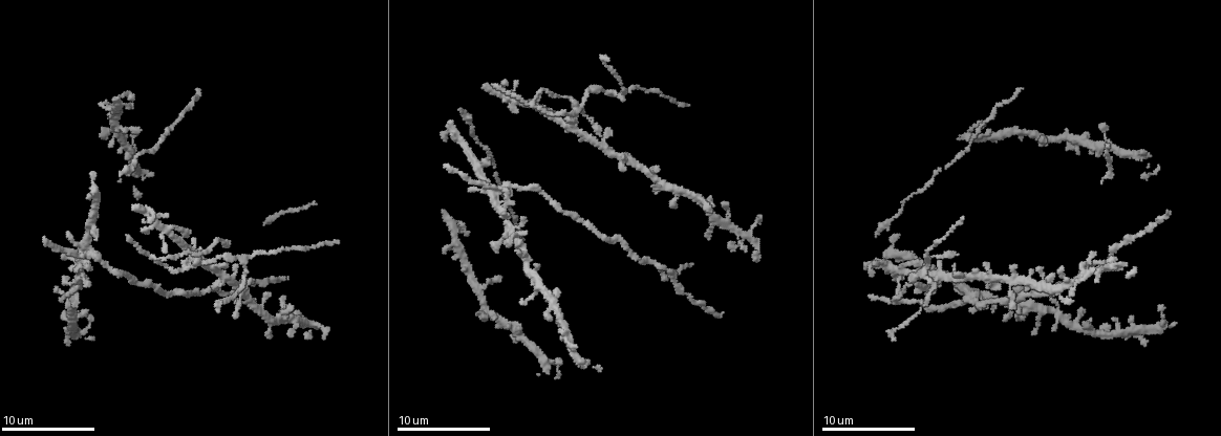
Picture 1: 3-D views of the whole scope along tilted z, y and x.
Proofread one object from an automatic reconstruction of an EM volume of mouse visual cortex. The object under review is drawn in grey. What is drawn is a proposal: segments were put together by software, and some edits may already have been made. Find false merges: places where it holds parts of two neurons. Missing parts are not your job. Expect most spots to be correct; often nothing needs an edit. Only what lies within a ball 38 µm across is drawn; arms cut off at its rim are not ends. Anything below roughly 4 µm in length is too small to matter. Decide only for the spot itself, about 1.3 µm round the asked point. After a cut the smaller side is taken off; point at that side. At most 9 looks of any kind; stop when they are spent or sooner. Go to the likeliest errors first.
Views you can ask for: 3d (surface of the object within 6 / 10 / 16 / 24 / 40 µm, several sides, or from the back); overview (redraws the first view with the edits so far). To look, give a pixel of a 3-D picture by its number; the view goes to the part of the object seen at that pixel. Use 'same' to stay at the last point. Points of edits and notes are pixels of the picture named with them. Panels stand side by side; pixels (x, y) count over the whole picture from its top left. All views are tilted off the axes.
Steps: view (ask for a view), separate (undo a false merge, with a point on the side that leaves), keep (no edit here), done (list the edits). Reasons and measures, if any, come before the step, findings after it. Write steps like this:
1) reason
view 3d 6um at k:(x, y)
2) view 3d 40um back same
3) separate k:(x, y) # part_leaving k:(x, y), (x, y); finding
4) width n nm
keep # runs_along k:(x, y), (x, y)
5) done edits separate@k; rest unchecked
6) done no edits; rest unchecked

four-way junction
view 3d 6um at 1:(940, 278)

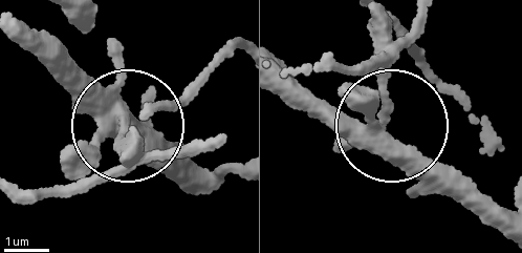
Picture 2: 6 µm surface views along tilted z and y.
arms 4
keep # one neuron here

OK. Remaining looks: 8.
a fork
view 3d 16um at 1:(612, 93)

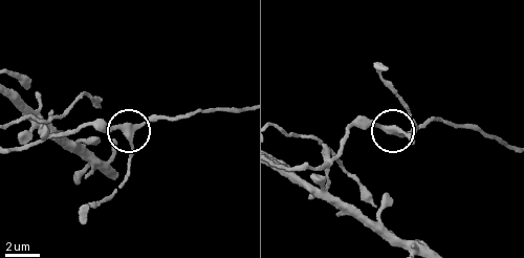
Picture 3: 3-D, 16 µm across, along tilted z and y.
arms 3
keep # one neuron here

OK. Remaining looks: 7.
three-way junction
view 3d 10um at 1:(534, 104)

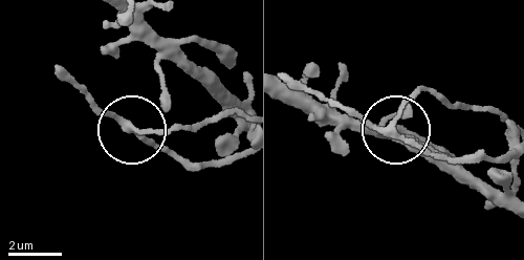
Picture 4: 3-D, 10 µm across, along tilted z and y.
keep # runs_along 4:(284, 91), (506, 191), (496, 160), (429, 152), (336, 106); one neuron here

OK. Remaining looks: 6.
four-way junction
view 3d 10um at 1:(91, 252)

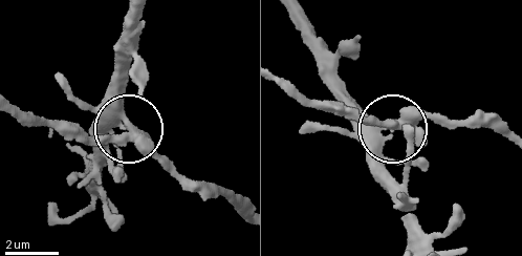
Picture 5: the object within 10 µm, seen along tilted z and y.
arms 4
separate 5:(164, 166) # two neurons meet here

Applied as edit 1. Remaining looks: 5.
done edits separate@5; rest unchecked

